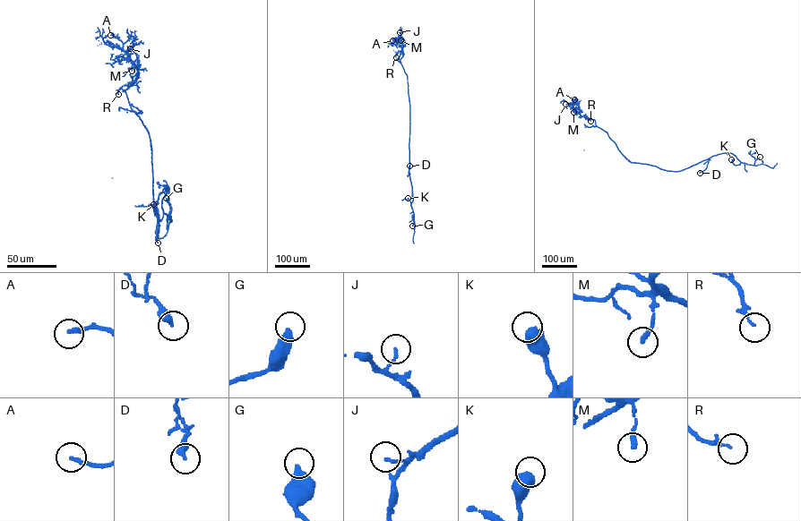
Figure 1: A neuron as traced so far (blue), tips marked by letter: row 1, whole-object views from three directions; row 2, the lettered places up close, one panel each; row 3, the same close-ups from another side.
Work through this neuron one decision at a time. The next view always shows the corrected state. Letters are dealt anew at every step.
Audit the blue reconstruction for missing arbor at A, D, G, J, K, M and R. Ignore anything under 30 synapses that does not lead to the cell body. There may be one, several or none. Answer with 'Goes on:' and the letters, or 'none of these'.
Goes on: none of these

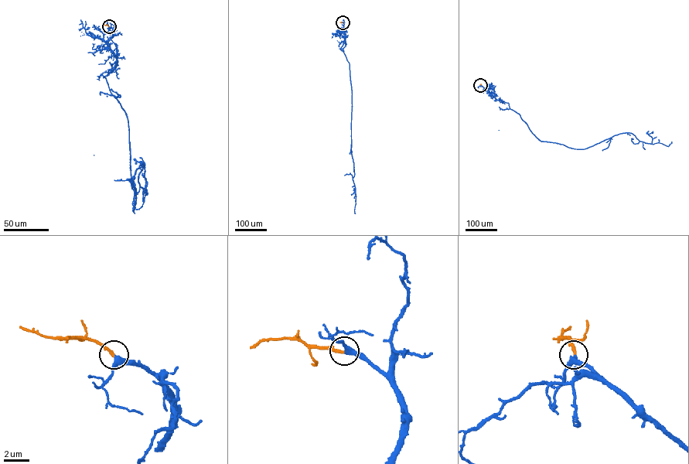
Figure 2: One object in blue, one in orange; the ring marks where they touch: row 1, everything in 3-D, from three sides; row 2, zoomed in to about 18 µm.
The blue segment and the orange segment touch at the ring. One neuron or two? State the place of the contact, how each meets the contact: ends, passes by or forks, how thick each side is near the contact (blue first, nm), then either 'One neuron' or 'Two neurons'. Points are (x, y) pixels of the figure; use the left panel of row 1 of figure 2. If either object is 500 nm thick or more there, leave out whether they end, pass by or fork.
Place: (109, 26). At the ring blue passes by. At the ring orange ends. Thickness 360 nm (blue) against 240 nm. One neuron

